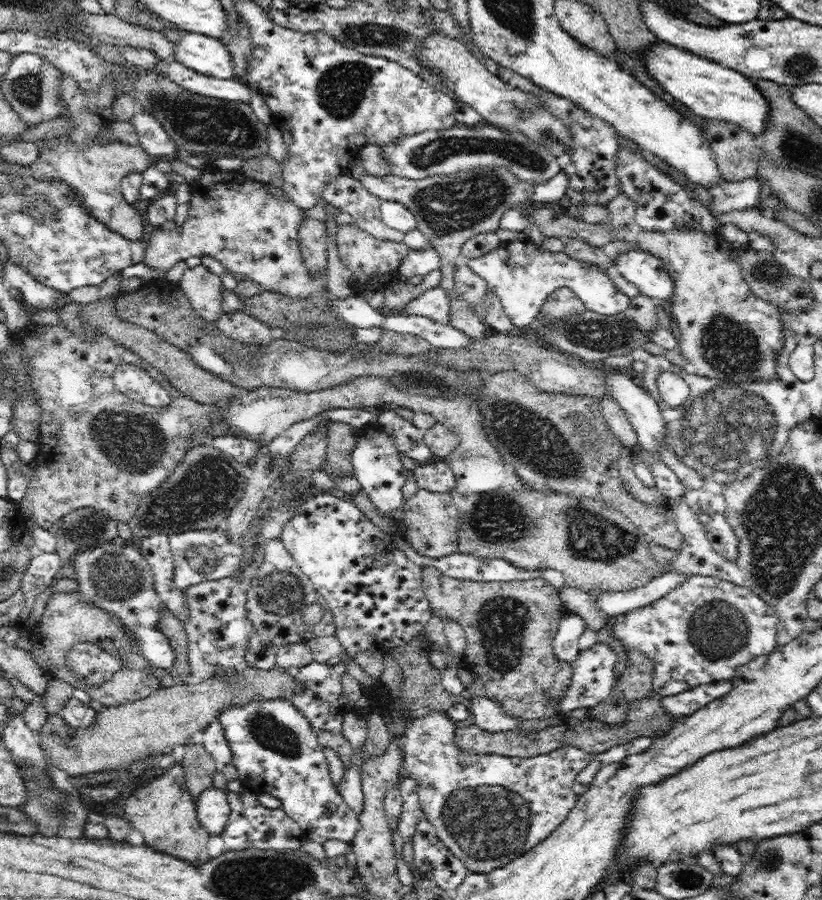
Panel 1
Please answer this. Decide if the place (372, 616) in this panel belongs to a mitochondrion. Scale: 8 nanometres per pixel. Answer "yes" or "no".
no

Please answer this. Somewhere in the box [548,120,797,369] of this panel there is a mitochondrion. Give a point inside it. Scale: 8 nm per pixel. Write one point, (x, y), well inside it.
(597, 335)

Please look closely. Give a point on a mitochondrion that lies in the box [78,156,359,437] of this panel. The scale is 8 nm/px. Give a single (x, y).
(248, 362)

